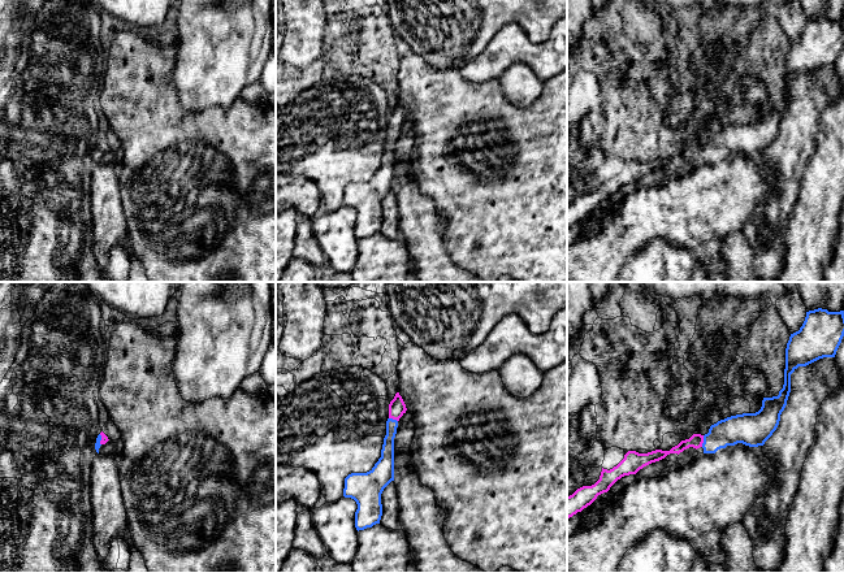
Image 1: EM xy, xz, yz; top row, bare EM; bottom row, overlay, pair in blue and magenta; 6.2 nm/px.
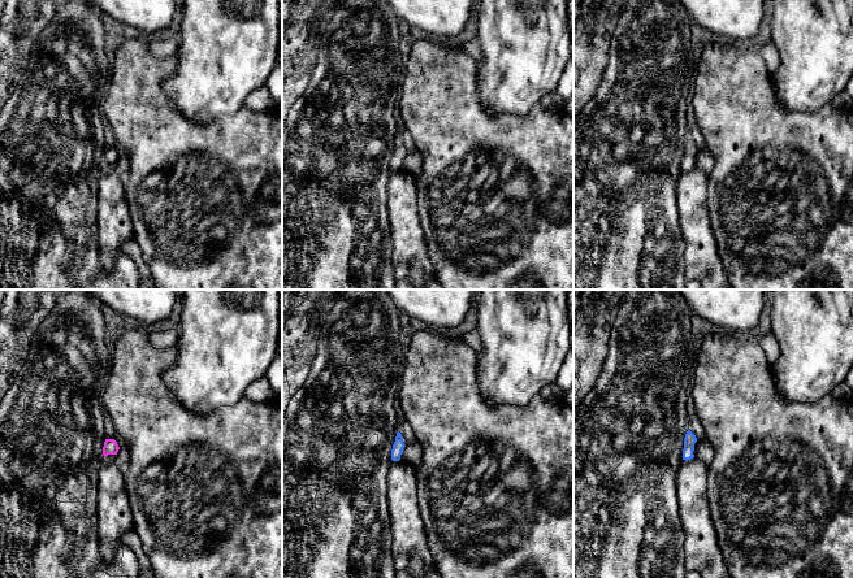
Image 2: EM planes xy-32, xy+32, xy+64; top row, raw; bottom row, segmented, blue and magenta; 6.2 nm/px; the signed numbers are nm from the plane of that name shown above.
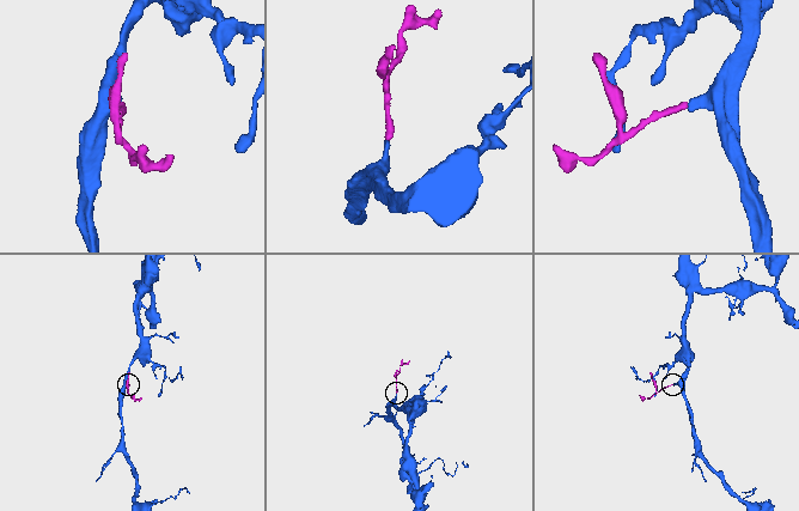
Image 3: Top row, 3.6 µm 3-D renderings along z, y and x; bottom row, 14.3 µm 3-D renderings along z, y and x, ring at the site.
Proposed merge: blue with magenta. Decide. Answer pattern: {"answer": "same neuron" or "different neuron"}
{"answer": "same neuron"}

